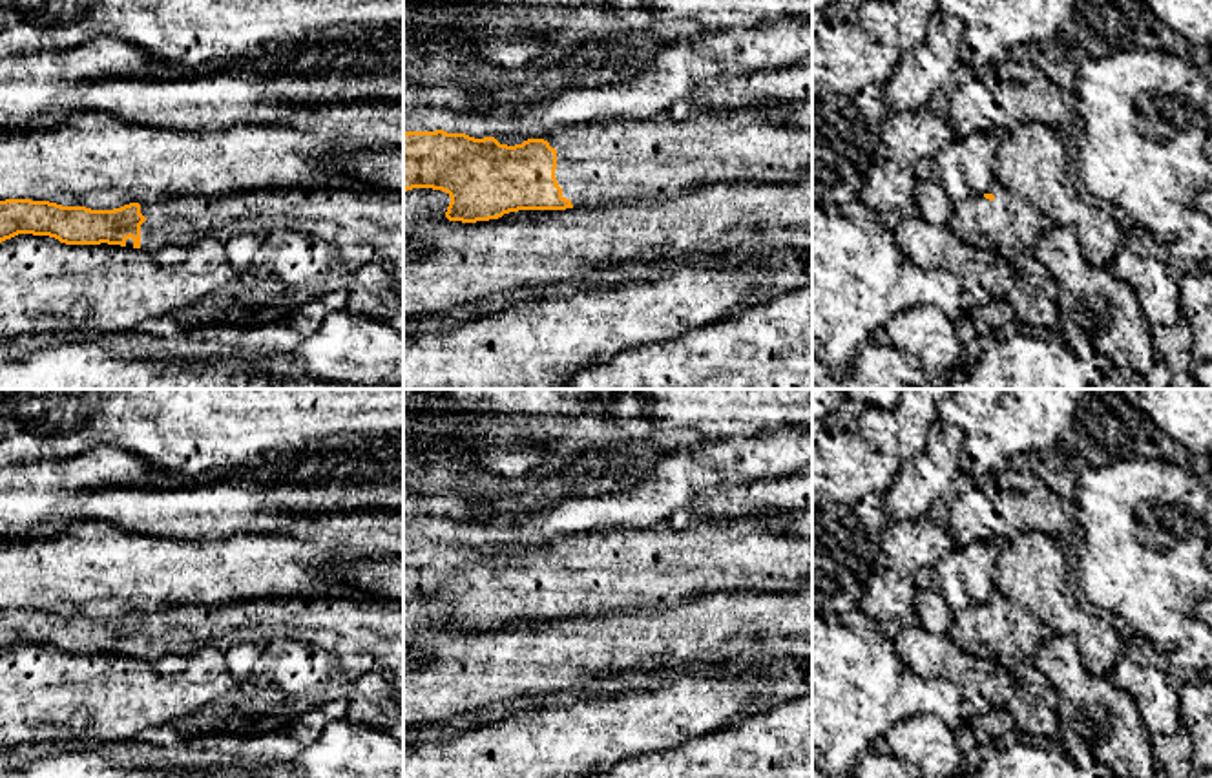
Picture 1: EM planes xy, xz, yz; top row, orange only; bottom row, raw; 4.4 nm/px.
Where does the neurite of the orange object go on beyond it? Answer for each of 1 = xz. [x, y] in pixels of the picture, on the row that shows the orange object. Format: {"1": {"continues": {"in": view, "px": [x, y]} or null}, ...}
{"1": {"continues": {"in": "xz", "px": [621, 159]}}}

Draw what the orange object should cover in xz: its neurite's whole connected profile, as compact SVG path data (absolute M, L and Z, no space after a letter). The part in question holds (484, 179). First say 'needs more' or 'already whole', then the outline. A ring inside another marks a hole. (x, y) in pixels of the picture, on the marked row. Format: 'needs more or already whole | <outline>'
needs more | M759 111L681 113L652 122L619 117L555 128L515 146L500 144L495 137L475 139L444 130L403 133L403 192L413 188L445 192L451 197L445 217L462 223L498 219L518 210L566 210L643 197L668 199L699 184L761 181L789 184L799 181L809 168L812 168L812 130L770 124Z

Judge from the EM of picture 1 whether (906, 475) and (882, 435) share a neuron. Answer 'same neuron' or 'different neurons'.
different neurons

